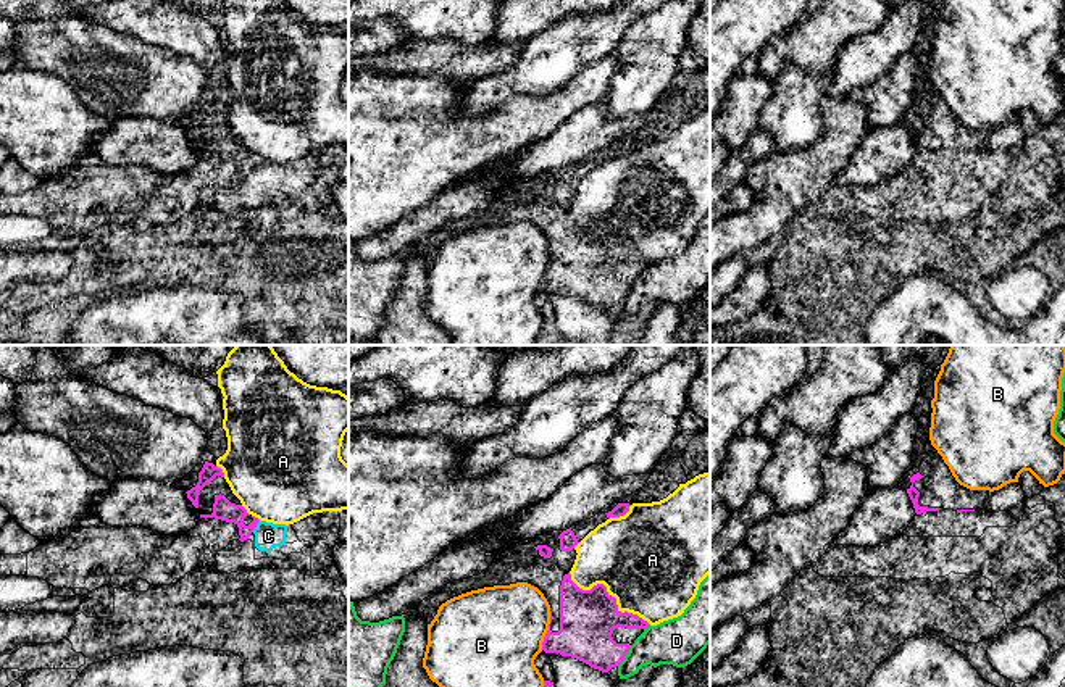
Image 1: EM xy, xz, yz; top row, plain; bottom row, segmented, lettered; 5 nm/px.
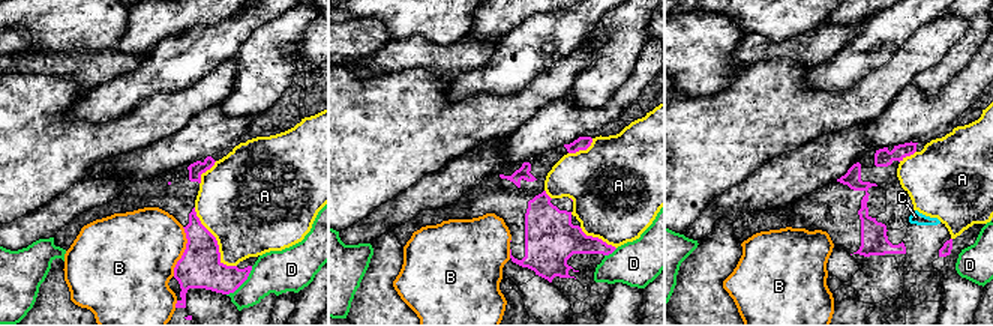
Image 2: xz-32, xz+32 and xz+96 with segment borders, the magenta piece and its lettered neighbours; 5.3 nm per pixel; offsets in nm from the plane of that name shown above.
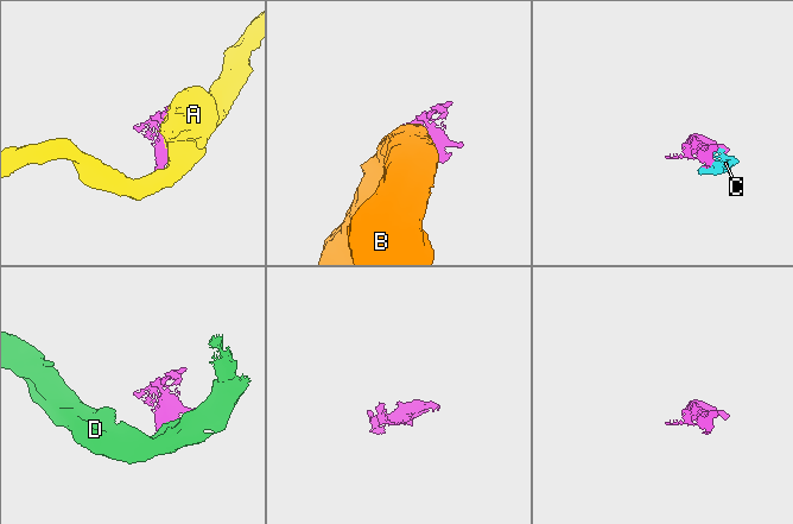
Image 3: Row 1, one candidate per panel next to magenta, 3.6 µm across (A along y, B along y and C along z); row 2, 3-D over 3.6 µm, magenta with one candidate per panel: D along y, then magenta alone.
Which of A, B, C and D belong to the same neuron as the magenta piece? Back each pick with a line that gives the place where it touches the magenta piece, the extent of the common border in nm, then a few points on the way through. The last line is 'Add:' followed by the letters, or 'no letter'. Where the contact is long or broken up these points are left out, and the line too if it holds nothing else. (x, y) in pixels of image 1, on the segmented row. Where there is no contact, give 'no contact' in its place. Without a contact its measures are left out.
Add: no letter

